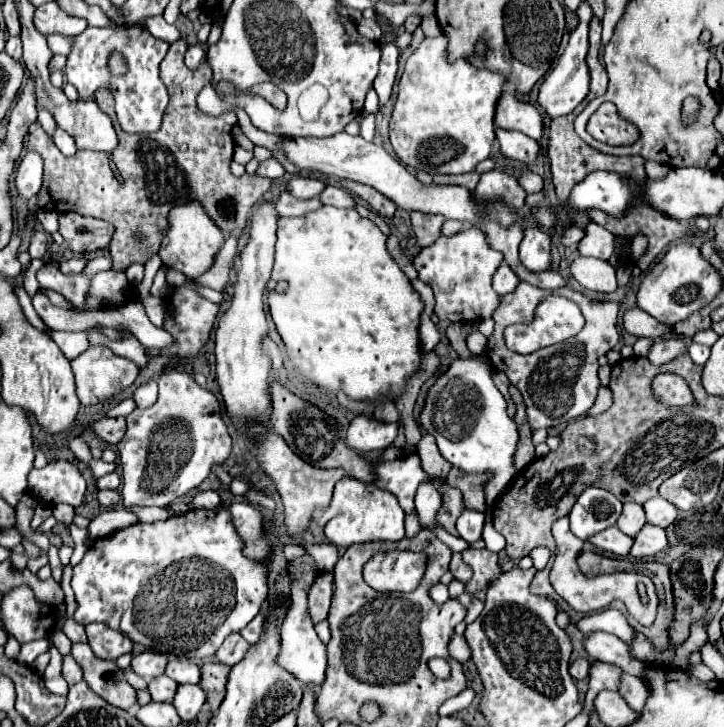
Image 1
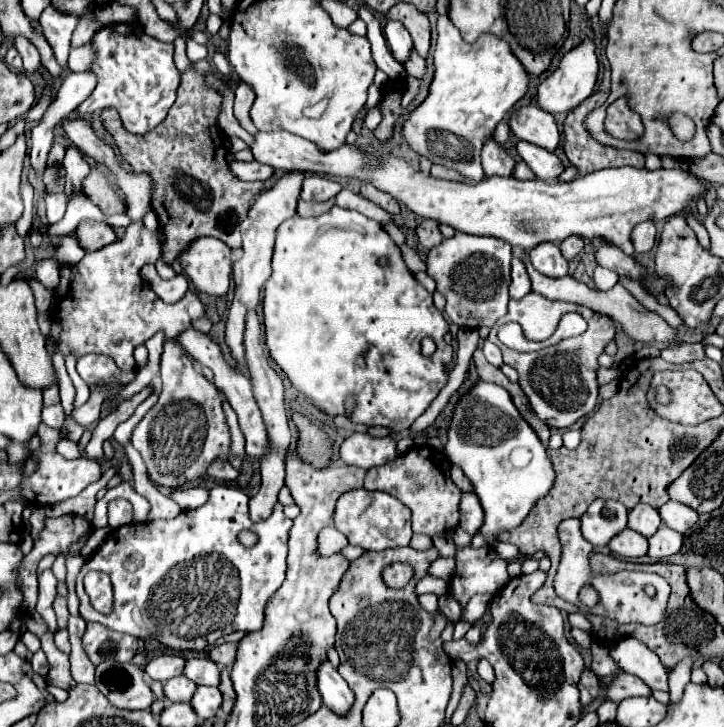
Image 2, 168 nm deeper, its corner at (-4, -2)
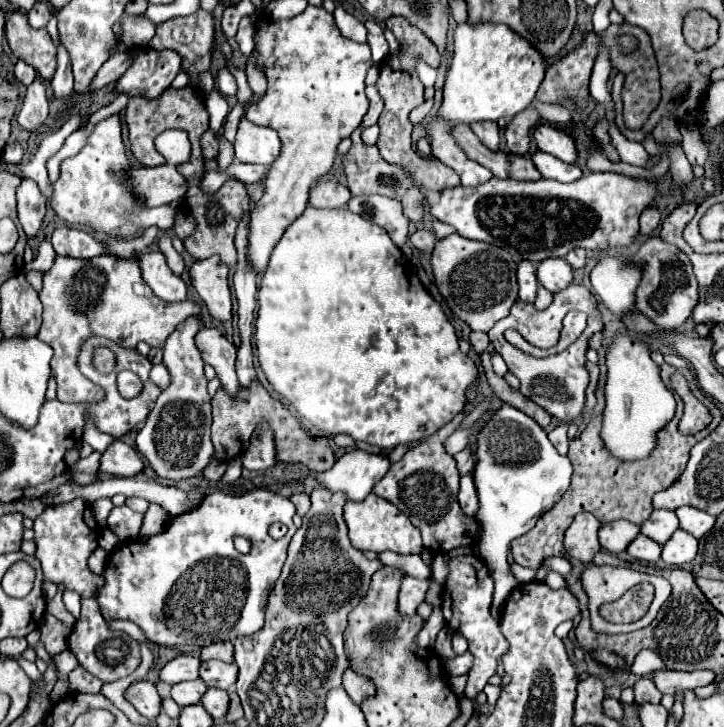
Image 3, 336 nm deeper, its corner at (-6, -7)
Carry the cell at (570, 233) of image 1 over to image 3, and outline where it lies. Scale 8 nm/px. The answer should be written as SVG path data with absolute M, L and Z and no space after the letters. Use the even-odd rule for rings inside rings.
M585 248L571 250L571 252L569 252L565 258L569 260L569 264L571 264L571 268L573 268L573 270L583 268L583 266L585 266L585 258L587 258L587 250L585 250Z

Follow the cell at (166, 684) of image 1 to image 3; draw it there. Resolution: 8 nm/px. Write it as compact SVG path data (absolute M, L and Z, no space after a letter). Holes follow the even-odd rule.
M193 680L193 682L179 682L171 688L171 698L183 708L183 706L191 706L197 704L201 700L201 696L205 694L207 686L201 680Z

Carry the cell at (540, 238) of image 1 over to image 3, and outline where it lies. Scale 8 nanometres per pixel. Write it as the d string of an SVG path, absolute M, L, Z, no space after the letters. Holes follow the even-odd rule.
M565 258L559 260L543 260L537 264L537 280L549 292L561 292L573 280L573 268Z

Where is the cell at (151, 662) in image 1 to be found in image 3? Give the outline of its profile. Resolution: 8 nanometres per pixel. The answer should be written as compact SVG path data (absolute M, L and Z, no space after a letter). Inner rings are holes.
M179 654L177 658L167 662L159 670L159 680L167 682L167 684L177 684L183 680L195 680L199 676L197 670L199 670L199 658L189 656L189 654Z

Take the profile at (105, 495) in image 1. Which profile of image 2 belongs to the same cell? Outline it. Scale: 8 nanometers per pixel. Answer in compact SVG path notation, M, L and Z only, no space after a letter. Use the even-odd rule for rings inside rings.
M115 499L109 503L109 525L113 529L129 525L133 521L133 507L125 499Z

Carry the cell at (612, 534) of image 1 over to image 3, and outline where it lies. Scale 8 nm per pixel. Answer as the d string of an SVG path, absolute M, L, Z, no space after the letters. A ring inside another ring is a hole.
M637 534L637 538L627 546L625 552L631 558L643 562L657 562L661 558L661 546L643 534Z

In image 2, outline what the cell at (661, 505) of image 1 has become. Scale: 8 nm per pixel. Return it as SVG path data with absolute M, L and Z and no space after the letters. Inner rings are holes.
M667 501L663 507L659 507L659 515L667 527L681 533L687 533L699 519L699 513L695 509L677 501Z

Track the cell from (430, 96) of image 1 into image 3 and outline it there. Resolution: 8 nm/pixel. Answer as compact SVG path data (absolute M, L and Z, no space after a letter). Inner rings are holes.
M459 24L453 32L453 58L445 76L443 104L435 120L427 126L427 138L431 140L433 158L453 168L461 178L461 186L479 186L493 178L493 174L485 166L465 156L463 148L459 148L453 136L453 130L459 124L487 120L497 122L499 118L513 118L533 102L543 76L543 56L527 40L511 32L507 26Z

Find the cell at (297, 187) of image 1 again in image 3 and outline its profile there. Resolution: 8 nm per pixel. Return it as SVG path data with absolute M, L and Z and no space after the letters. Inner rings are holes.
M319 182L309 192L309 204L315 208L341 208L349 202L351 192L335 182Z

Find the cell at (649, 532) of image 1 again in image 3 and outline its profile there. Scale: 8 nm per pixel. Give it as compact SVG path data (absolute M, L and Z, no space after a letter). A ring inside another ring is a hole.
M677 530L665 544L663 544L663 552L661 552L661 560L667 566L683 566L687 562L691 562L697 554L697 538L693 538L691 534Z

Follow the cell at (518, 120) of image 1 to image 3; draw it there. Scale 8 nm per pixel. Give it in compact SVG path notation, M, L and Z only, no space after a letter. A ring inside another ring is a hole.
M539 124L531 132L531 138L539 150L543 150L563 162L575 162L575 158L577 158L573 138L551 124Z

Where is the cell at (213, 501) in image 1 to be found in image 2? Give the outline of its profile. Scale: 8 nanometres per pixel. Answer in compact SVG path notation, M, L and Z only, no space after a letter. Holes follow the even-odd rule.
M183 487L183 489L175 489L171 493L171 499L181 509L197 509L201 503L205 503L207 489L203 489L203 487Z

